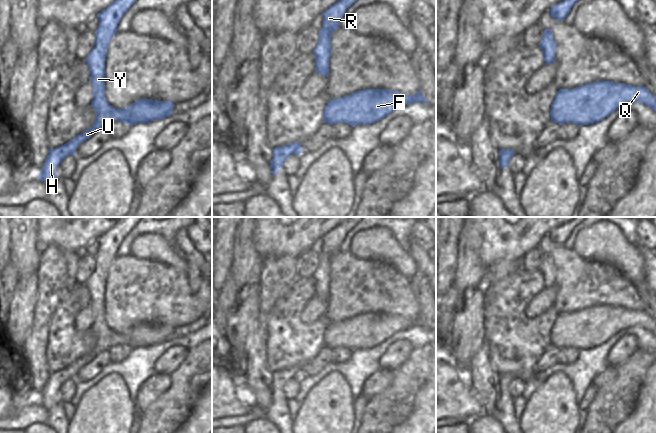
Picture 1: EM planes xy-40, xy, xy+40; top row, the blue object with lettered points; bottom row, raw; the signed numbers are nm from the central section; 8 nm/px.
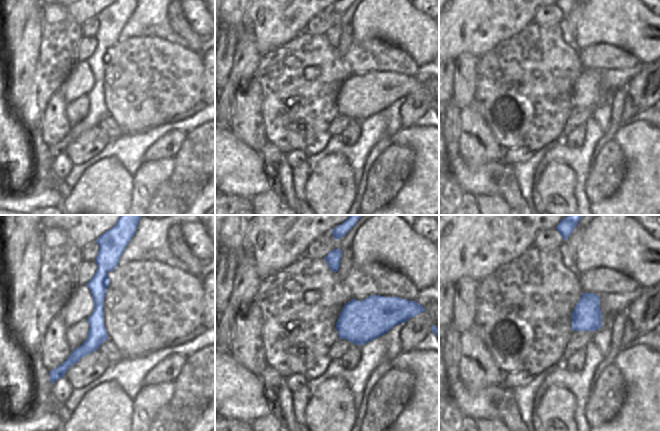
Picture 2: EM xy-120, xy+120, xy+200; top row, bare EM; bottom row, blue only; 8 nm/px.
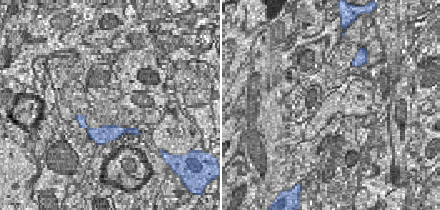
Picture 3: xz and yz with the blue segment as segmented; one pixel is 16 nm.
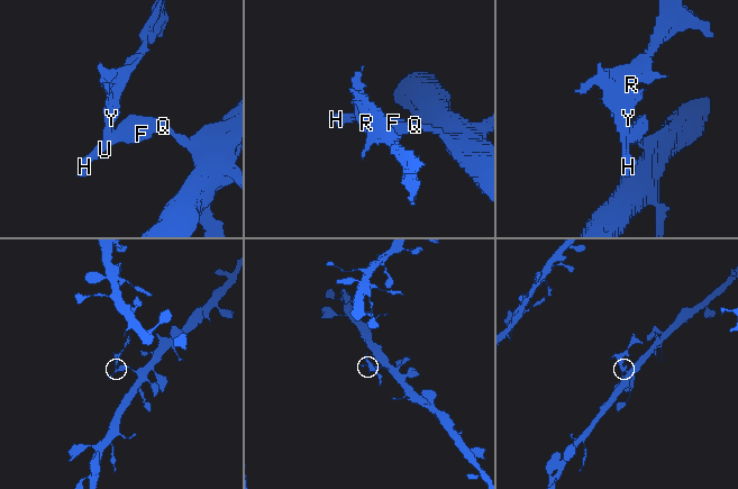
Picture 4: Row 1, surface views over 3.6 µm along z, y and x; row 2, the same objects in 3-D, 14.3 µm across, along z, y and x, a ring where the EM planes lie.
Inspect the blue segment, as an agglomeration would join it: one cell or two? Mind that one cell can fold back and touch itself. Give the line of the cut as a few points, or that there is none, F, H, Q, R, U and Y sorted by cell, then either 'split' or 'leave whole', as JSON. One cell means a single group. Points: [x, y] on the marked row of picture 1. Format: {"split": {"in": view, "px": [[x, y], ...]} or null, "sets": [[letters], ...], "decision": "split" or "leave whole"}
{"split": {"in": "xy+40", "px": [[561, 90], [562, 103], [558, 122]]}, "sets": [["F", "Q"], ["H", "R", "U", "Y"]], "decision": "split"}

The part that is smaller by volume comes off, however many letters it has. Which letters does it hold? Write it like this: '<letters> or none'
H, R, U, Y

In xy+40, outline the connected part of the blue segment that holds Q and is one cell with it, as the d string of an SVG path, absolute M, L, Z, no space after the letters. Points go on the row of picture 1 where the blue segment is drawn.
M596 81L560 91L563 92L563 102L559 125L592 125L630 103L642 103L656 113L656 99L643 85L634 87L612 81Z

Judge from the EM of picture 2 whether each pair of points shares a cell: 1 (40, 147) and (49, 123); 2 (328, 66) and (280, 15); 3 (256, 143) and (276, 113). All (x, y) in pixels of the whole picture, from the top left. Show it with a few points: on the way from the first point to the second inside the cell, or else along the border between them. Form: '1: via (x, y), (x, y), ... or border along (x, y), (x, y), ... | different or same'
1: border along (39, 129), (42, 140), (49, 147) | different
2: border along (303, 32), (278, 46) | different
3: border along (261, 107), (261, 119), (268, 142) | different

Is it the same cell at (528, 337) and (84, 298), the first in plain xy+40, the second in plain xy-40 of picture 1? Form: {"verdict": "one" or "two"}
{"verdict": "two"}

